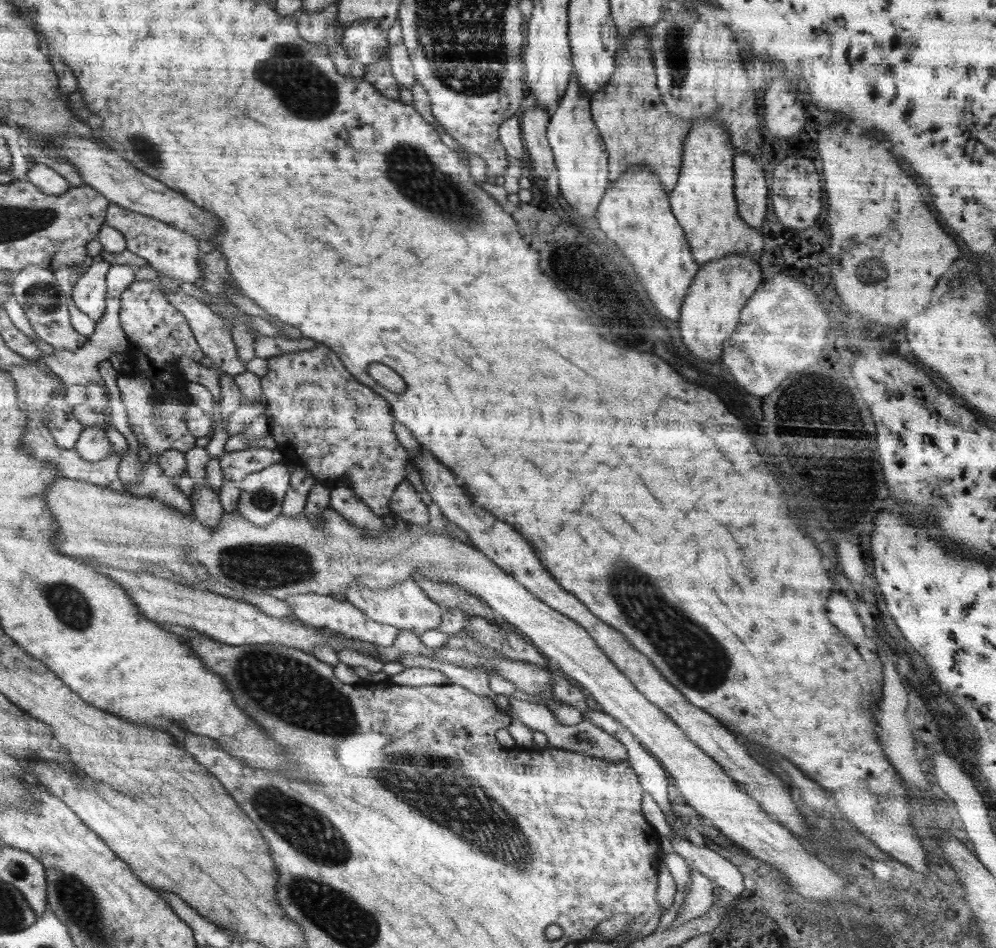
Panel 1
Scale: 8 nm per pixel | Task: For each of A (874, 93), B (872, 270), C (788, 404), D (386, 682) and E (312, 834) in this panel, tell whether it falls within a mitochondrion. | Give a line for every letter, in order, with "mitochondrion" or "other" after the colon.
A: other
B: mitochondrion
C: mitochondrion
D: other
E: mitochondrion

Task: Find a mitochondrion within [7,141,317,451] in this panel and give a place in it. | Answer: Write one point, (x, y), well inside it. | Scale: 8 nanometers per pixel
(42, 299)

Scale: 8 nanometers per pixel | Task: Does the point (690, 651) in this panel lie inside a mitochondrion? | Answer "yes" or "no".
yes

